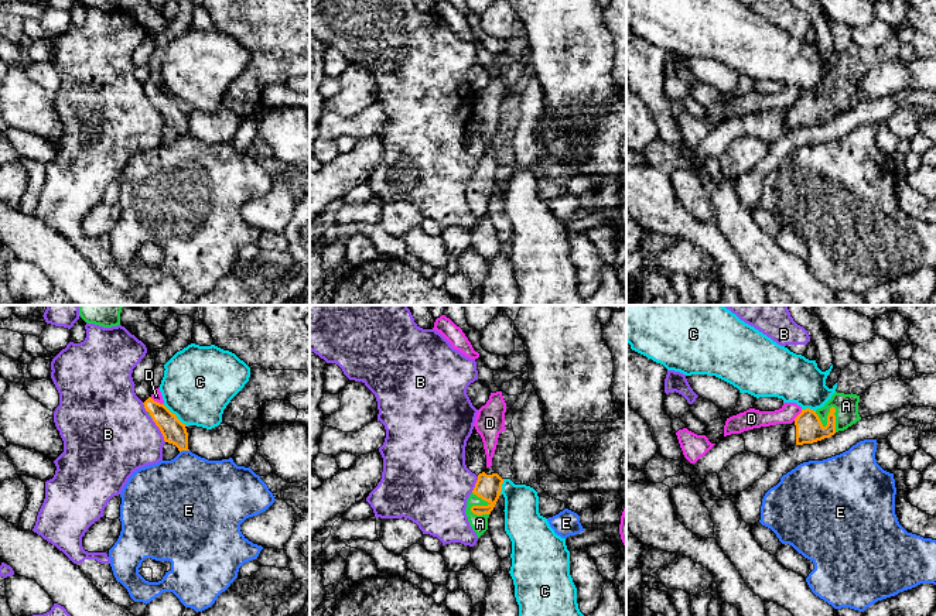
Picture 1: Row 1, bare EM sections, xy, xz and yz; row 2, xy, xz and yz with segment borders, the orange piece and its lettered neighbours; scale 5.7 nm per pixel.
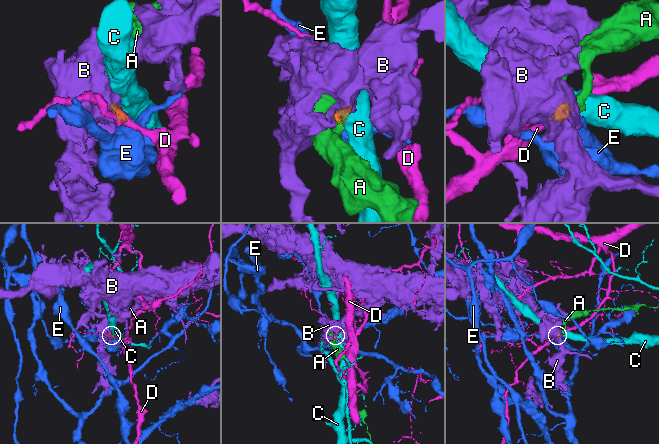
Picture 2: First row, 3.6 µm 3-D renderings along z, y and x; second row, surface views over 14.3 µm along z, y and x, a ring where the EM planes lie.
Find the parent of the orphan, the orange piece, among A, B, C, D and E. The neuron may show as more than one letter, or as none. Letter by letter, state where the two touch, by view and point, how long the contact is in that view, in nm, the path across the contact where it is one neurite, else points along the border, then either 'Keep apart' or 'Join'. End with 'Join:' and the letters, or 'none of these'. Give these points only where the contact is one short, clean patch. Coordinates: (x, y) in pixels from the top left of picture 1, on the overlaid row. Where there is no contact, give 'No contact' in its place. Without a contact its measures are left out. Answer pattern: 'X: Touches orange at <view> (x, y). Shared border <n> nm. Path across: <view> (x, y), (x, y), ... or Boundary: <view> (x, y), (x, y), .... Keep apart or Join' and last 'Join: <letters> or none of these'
A: Touches orange at yz (830, 410). Shared border 170 nm. Path across: yz (809, 428), (825, 425), (830, 410), (846, 406). Join
B: Touches orange at xy (160, 430). Shared border 170 nm. Boundary: xy (150, 417), (166, 441). Keep apart
C: Touches orange at xy (174, 414). Shared border 180 nm. Boundary: xy (163, 404), (185, 424). Keep apart
D: Touches orange at xy (156, 401). Shared border 90 nm. Boundary: xy (150, 397), (163, 404). Keep apart
E: Touches orange at xy (184, 449). Shared border 60 nm. Boundary: xy (188, 449), (180, 452). Keep apart
Join: A

